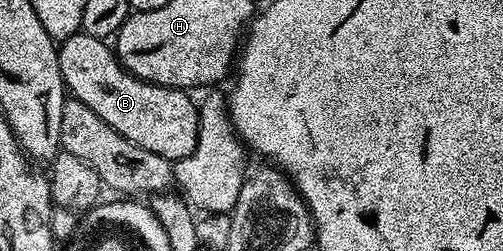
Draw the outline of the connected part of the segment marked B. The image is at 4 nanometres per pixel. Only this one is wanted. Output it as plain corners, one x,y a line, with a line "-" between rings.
77,33
59,44
60,68
64,78
67,94
76,98
84,105
90,105
110,129
114,129
126,141
146,149
150,153
158,153
158,157
166,157
173,161
182,157
190,157
194,153
194,145
198,141
200,129
200,113
197,100
191,99
187,90
178,87
163,87
157,83
148,83
144,79
134,77
120,64
116,52
105,40

